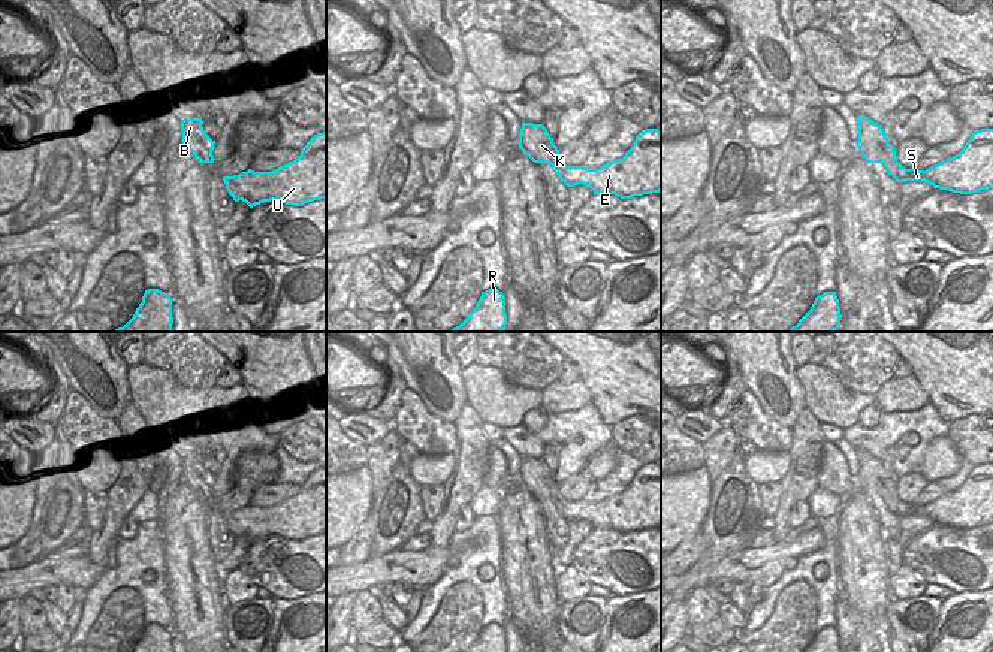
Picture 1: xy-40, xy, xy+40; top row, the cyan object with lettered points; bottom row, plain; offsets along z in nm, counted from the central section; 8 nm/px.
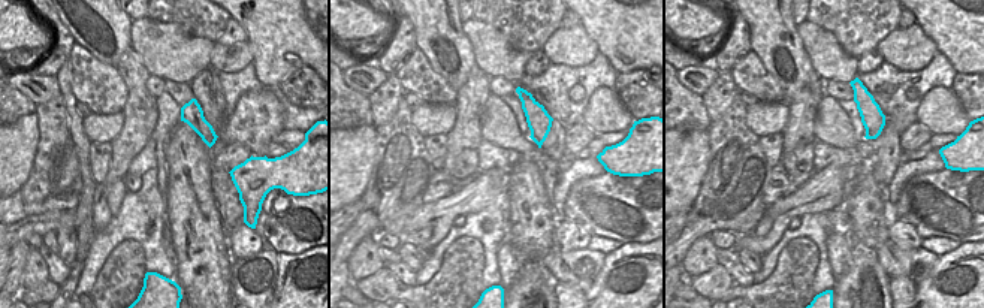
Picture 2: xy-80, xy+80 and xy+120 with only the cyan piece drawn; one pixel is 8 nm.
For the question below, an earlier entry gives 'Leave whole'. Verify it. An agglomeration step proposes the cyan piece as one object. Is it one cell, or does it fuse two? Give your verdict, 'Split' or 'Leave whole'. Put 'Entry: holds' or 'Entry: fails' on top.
Entry: fails
Split

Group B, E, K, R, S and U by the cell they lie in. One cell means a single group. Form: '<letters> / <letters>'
B K / E R S U

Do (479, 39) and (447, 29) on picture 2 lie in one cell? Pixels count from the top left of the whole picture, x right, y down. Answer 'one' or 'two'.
two

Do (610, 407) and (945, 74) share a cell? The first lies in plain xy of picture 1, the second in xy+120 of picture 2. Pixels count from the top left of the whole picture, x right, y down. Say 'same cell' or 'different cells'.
different cells

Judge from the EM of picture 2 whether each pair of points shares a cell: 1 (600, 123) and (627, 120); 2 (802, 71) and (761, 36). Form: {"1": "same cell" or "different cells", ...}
{"1": "same cell", "2": "same cell"}

